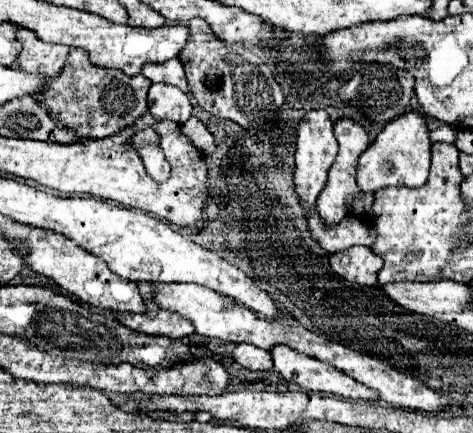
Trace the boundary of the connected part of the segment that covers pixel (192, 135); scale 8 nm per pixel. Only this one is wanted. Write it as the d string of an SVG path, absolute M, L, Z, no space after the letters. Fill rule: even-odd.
M192 116L186 124L182 124L182 134L188 136L188 140L190 140L204 156L214 154L214 150L216 150L216 140L214 140L212 132L210 132L196 116Z

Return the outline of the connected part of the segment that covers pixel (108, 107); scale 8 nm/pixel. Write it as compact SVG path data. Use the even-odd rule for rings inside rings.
M70 48L70 56L66 60L64 70L50 82L50 86L42 92L42 96L36 96L48 110L52 116L58 116L62 126L74 128L82 138L106 138L116 134L118 130L124 130L128 126L132 126L132 122L136 122L136 118L142 118L148 110L148 88L150 88L150 80L144 78L142 74L138 76L126 76L120 70L114 68L102 68L90 62L88 52L80 50L80 48Z

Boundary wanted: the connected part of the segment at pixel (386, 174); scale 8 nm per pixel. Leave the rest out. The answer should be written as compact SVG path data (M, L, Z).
M408 112L400 118L390 120L384 130L376 136L376 140L368 146L366 152L358 158L356 168L356 182L362 192L376 192L380 188L420 188L428 180L430 170L430 140L428 140L428 126L426 120L416 114Z

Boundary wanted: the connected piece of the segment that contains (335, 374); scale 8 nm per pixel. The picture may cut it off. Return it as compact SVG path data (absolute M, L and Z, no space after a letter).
M274 346L270 350L272 354L272 360L274 360L274 370L288 382L292 384L298 384L302 386L304 390L314 390L314 392L330 392L330 394L338 394L338 396L344 396L344 398L352 398L352 400L376 400L376 394L374 390L358 384L356 380L352 380L350 376L342 374L340 370L328 366L326 362L318 362L318 358L312 358L312 356L306 356L306 354L300 354L288 346Z

